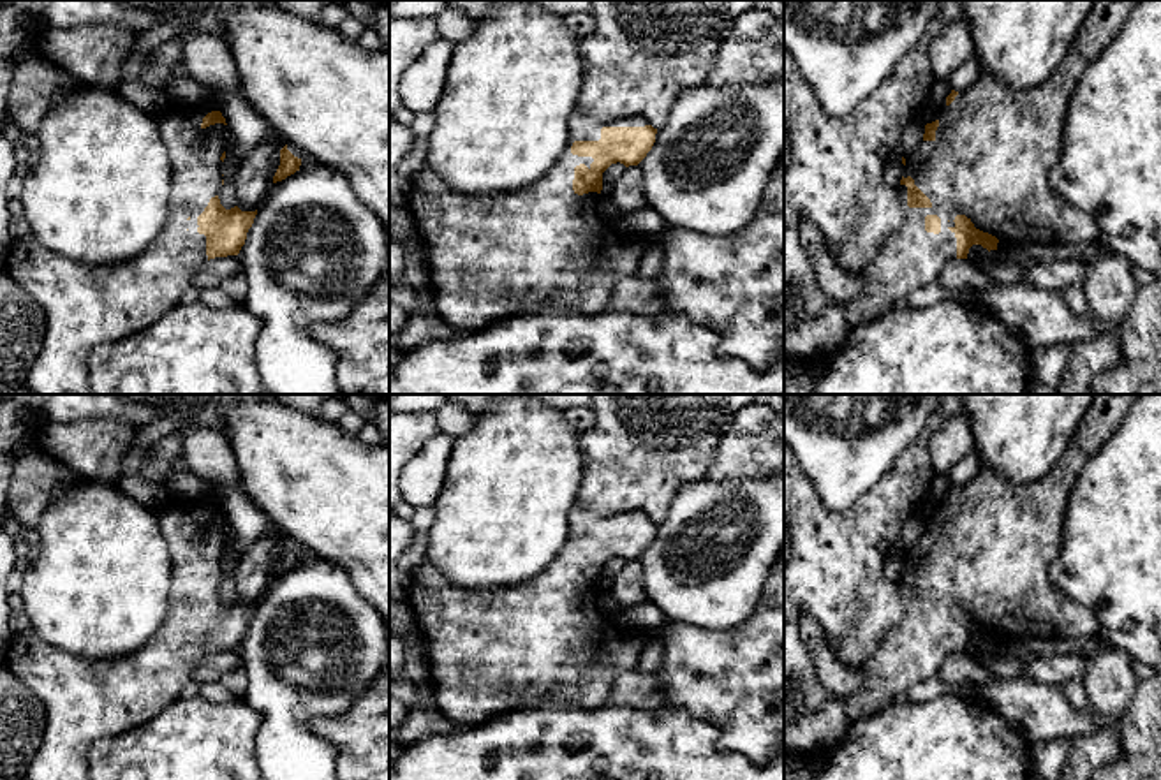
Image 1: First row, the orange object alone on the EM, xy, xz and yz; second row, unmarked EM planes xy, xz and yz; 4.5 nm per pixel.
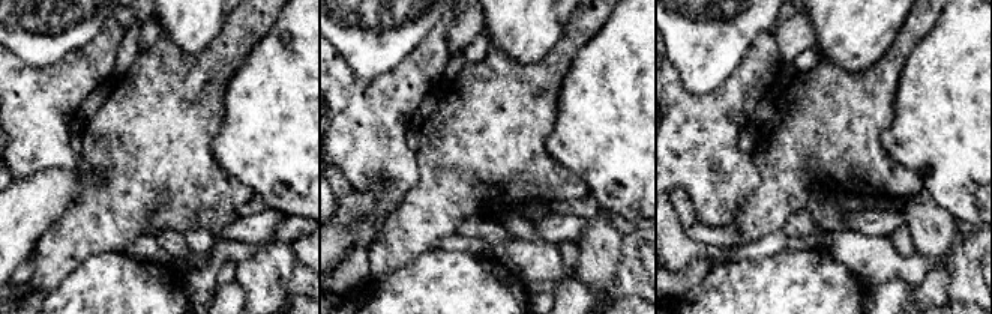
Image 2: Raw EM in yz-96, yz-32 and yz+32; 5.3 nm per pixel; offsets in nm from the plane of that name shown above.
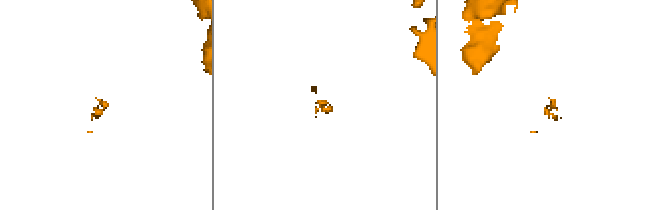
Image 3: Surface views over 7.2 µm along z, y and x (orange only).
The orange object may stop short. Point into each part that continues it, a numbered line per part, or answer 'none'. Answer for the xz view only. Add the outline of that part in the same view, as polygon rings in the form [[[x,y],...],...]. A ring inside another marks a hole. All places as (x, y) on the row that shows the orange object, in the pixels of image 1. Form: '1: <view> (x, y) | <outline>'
1: xz (490, 257) | [[[574,111],[567,125],[569,141],[555,166],[521,190],[463,195],[426,166],[416,169],[405,208],[425,245],[432,308],[449,326],[472,331],[550,303],[601,313],[608,310],[615,285],[636,275],[650,243],[641,238],[632,245],[617,245],[611,239],[610,225],[597,211],[599,194],[578,195],[573,190],[574,167],[585,164],[590,169],[594,158],[573,155],[571,146],[574,141],[599,141],[603,127],[650,123],[640,116],[599,121]]]

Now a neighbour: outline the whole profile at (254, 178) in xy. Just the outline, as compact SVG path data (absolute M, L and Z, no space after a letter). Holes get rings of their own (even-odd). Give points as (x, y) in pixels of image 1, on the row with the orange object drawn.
M271 130L241 158L238 173L233 176L241 211L255 211L264 202L275 185L273 176L280 166L280 150L284 146L280 136Z

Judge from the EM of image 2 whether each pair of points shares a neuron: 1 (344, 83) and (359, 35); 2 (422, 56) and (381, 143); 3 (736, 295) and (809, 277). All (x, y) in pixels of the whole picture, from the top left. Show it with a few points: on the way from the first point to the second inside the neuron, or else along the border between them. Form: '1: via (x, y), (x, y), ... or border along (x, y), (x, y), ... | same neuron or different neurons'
1: border along (335, 48), (359, 78), (374, 80), (383, 74) | different neurons
2: via (413, 77), (381, 110), (381, 122) | same neuron
3: via (754, 295), (791, 295) | same neuron

